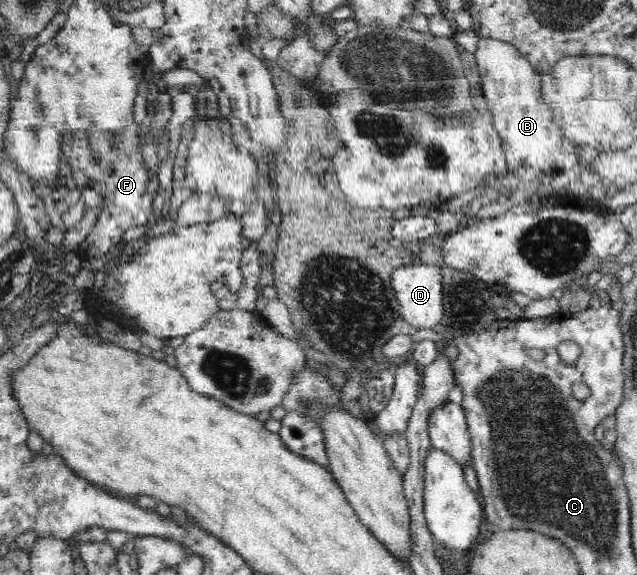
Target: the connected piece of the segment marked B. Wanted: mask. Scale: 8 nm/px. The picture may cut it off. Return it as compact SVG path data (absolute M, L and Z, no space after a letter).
M478 36L476 51L482 95L492 125L500 136L507 166L512 171L534 165L538 169L570 169L576 161L576 144L564 137L553 123L553 113L541 96L541 76L516 46L505 41Z

